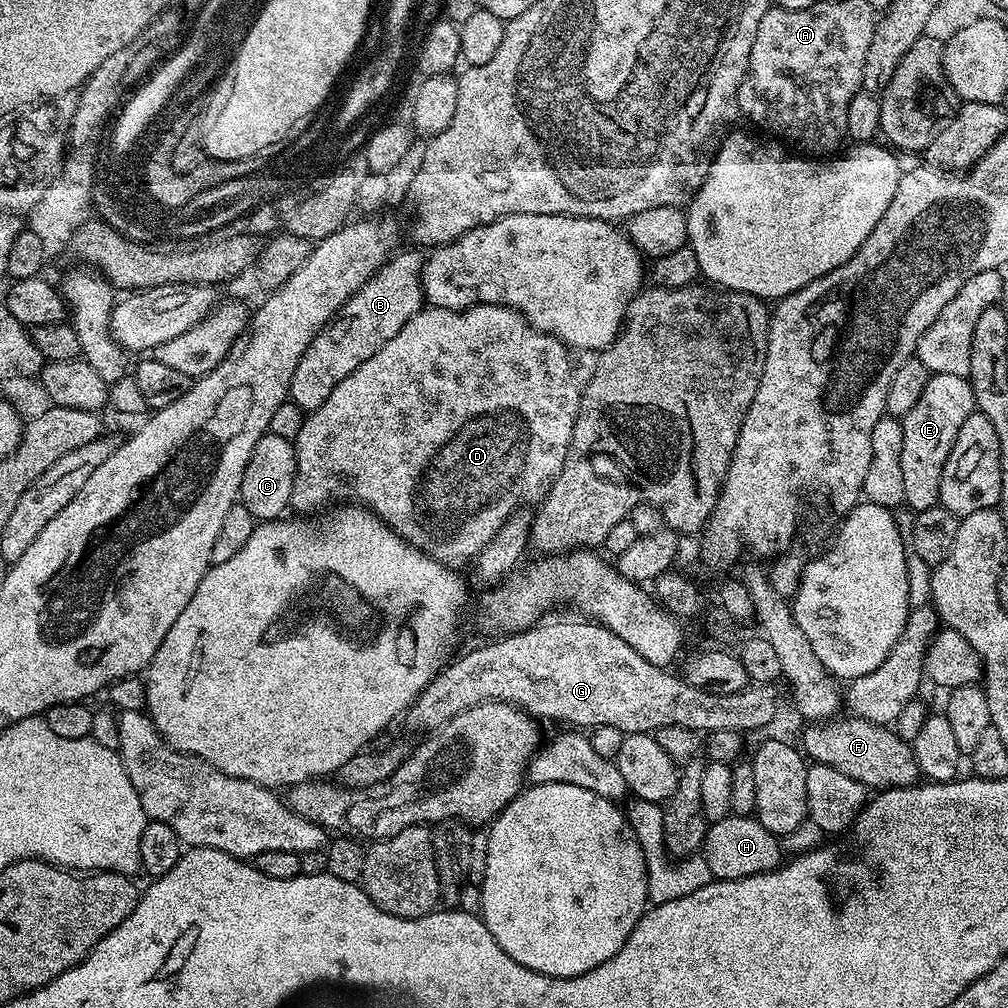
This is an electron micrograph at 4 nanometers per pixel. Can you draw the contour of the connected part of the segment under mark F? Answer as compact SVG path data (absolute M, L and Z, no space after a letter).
M849 715L848 720L833 718L812 722L801 734L799 743L809 761L832 766L850 779L864 783L869 790L910 788L921 779L920 767L912 753L911 743L904 741L891 727L861 720Z

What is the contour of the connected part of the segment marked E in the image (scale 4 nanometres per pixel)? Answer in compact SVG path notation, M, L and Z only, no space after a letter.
M932 374L929 375L926 390L922 390L917 404L902 417L902 490L904 504L912 507L913 513L930 510L940 504L942 470L946 466L946 458L950 458L950 450L954 450L954 438L958 438L958 430L962 430L962 422L966 422L966 418L970 418L970 414L975 411L976 399L968 377Z

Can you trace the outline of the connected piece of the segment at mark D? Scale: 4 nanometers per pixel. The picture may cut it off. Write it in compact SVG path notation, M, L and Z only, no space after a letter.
M477 304L475 308L465 308L463 312L455 312L454 310L446 310L445 308L434 308L425 306L420 309L418 314L414 314L414 318L410 318L410 322L406 322L406 326L402 326L402 330L398 330L398 334L394 334L394 338L390 338L390 342L386 342L386 346L382 346L382 350L378 350L378 354L374 354L374 358L366 358L366 362L362 362L362 366L358 366L358 370L354 370L346 378L342 378L342 382L338 382L338 386L334 386L334 390L330 390L330 398L326 398L326 402L322 402L322 406L318 406L314 411L307 413L300 421L300 429L294 441L296 445L296 477L294 478L294 494L292 495L291 507L297 508L300 514L316 514L319 508L324 508L327 504L331 506L340 506L345 502L351 502L356 506L371 508L381 520L394 529L402 537L413 544L416 548L420 548L427 556L432 556L435 560L449 566L461 566L479 556L480 551L496 537L498 532L502 530L502 526L509 518L515 516L521 511L524 504L535 505L537 502L543 501L548 495L548 490L552 486L553 480L559 476L560 471L564 468L564 463L568 457L568 448L572 445L572 435L574 434L574 422L576 415L580 409L580 393L581 385L576 385L576 376L572 373L572 360L569 349L556 336L552 336L548 332L540 332L528 319L521 316L515 308L504 308L501 304Z

